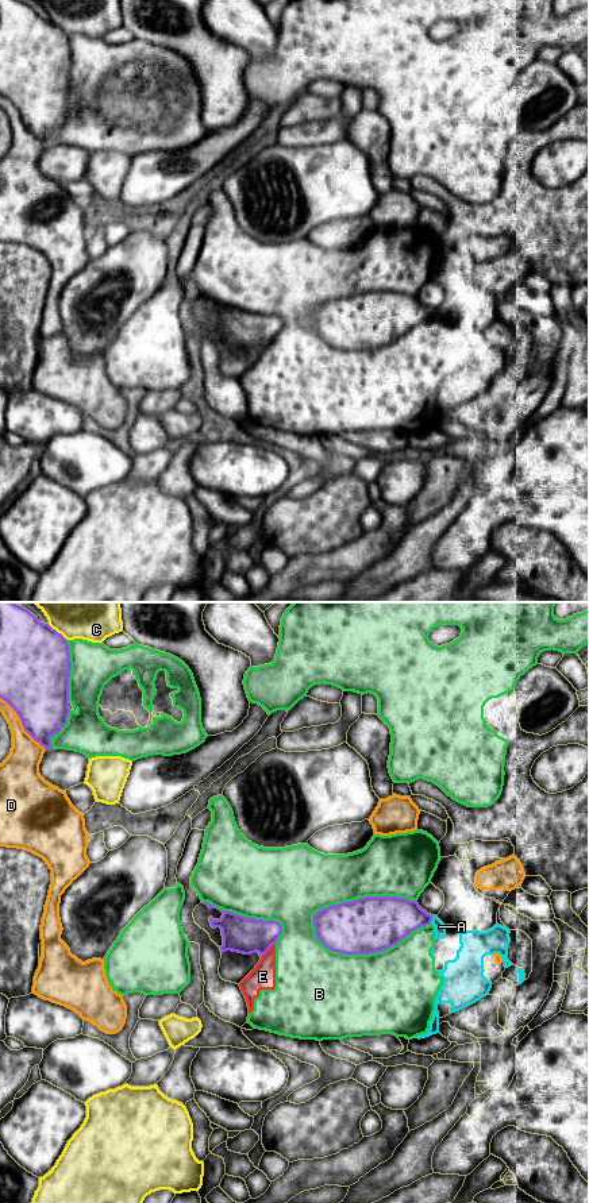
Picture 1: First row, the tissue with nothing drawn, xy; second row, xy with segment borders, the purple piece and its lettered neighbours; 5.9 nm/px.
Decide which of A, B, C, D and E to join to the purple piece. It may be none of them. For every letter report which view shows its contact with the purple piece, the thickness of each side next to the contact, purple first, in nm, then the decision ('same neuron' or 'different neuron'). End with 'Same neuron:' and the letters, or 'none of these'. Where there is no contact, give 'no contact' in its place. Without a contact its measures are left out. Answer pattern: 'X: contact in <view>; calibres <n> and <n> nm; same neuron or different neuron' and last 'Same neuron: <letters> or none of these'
A: contact in xy; calibres 280 and 60 nm; different neuron
B: contact in xy; calibres 340 and 480 nm; different neuron
C: contact in xy; calibres 420 and 440 nm; different neuron
D: contact in xy; calibres 380 and 200 nm; different neuron
E: contact in xy; calibres 220 and 150 nm; different neuron
Same neuron: none of these

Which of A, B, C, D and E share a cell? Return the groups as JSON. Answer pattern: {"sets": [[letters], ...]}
{"sets": [["A", "B", "E"], ["C"], ["D"]]}

